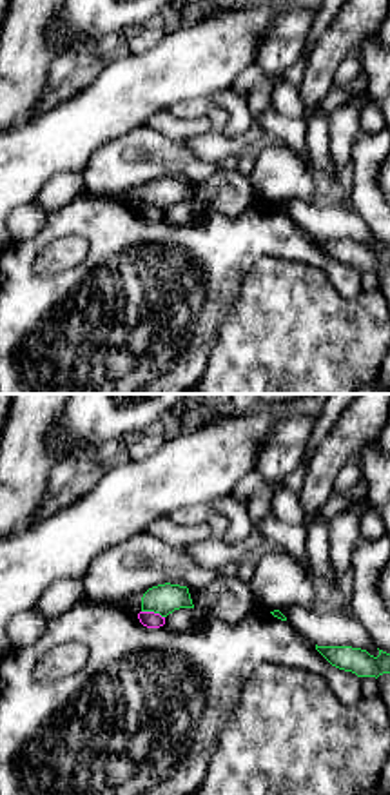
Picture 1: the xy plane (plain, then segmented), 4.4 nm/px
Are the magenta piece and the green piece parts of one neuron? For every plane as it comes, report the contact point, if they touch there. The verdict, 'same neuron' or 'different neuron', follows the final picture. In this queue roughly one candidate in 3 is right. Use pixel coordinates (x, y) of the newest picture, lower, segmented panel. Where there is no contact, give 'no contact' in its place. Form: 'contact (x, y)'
contact (153, 612)

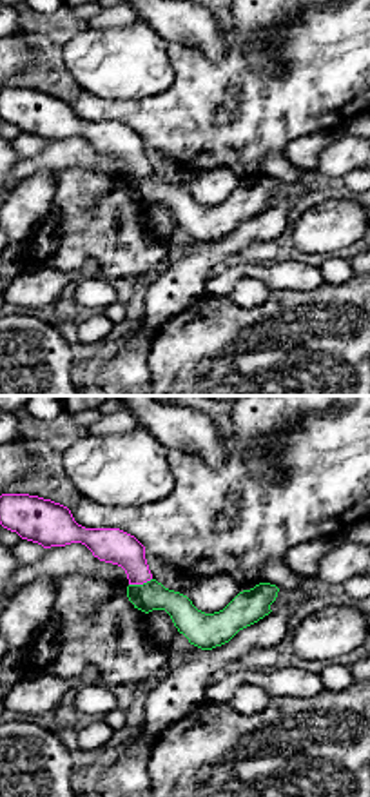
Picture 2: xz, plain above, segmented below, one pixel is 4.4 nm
contact (140, 583)

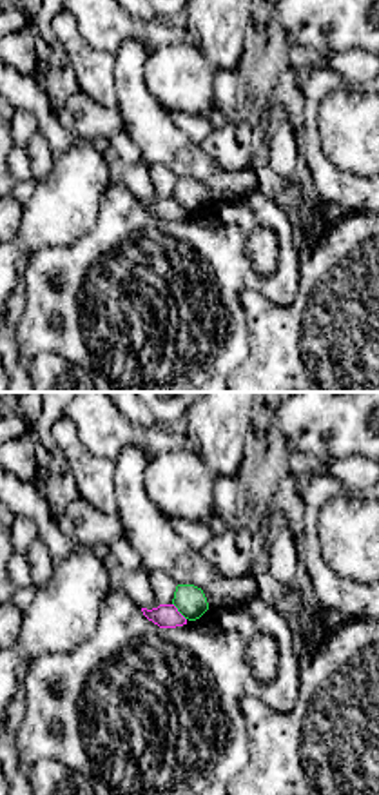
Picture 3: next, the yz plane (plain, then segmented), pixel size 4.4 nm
contact (178, 612)

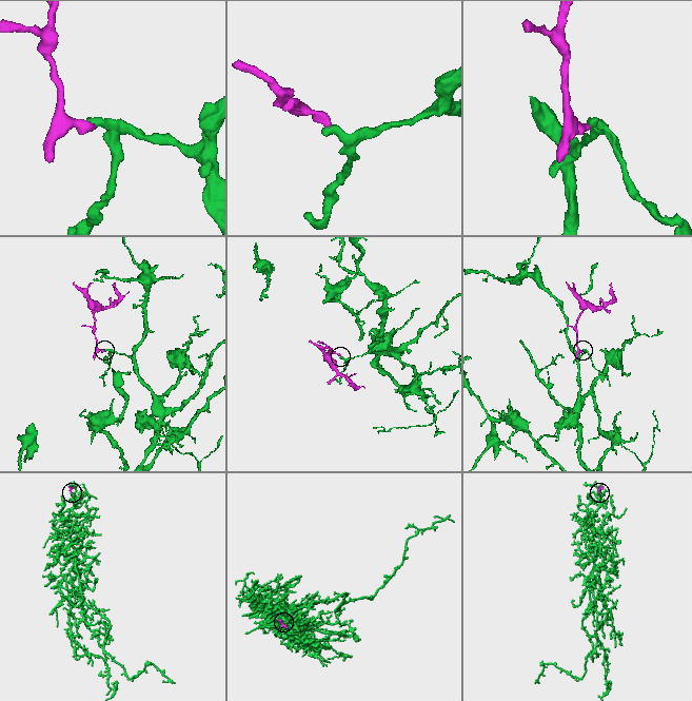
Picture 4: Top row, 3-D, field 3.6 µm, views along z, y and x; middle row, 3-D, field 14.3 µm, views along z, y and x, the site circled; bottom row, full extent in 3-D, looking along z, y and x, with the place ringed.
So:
different neuron

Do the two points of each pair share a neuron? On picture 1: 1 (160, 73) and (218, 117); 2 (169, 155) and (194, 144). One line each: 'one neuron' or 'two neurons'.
1: two neurons
2: two neurons

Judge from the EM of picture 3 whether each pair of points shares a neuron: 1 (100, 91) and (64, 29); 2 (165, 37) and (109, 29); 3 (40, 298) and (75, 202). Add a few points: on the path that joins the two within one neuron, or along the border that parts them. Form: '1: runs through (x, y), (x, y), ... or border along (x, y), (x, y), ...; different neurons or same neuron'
1: runs through (95, 77), (73, 44); same neuron
2: runs through (151, 33), (124, 29); same neuron
3: border along (97, 220), (75, 240), (42, 245), (31, 255); different neurons

